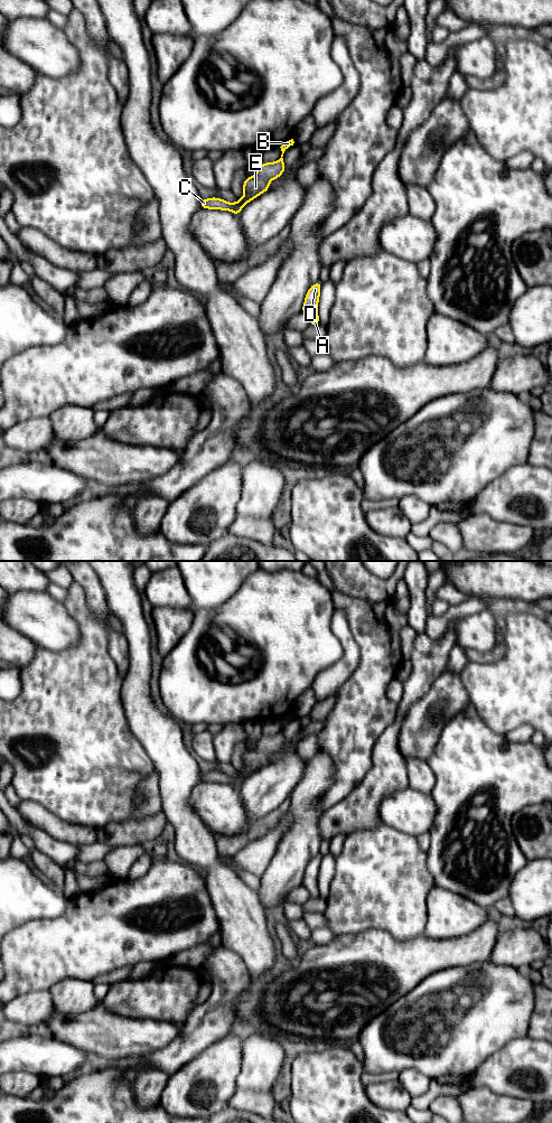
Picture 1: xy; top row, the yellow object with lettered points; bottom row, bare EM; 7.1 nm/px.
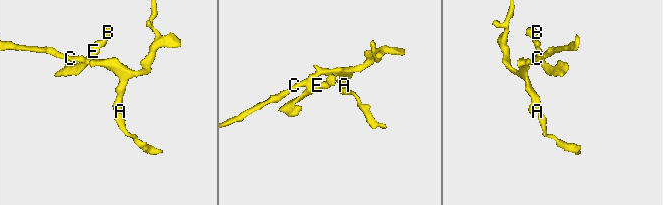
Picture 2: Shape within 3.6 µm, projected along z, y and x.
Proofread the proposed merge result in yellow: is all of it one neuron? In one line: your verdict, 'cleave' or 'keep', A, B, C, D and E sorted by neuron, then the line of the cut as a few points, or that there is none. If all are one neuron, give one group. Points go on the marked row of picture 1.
cleave | A C D / B E | xy (236, 202), (241, 208)

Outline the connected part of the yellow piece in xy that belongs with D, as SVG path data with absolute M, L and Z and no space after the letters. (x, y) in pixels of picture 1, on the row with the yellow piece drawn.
M320 281L316 282L309 288L301 310L308 317L311 326L317 326L320 324L318 316L318 301L320 297L320 289Z

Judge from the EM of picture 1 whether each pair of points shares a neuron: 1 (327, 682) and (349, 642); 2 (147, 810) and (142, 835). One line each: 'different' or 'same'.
1: same
2: different

